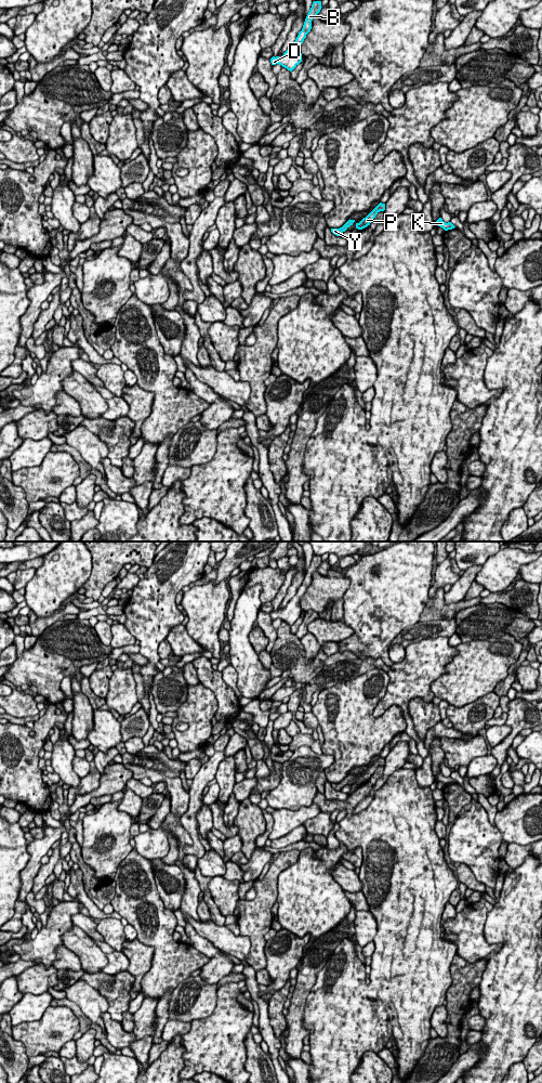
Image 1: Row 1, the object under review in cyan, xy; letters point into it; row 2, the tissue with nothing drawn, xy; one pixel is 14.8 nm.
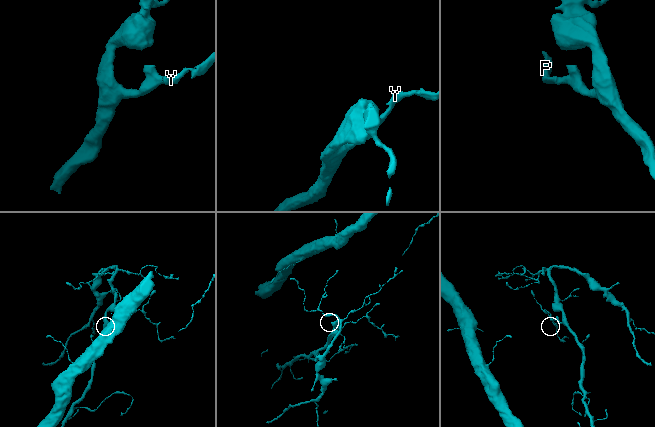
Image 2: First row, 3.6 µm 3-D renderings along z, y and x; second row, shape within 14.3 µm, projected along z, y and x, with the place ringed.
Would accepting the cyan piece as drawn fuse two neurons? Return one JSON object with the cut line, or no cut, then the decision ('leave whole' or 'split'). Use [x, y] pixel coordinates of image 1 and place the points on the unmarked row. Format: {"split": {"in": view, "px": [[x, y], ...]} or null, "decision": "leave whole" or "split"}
{"split": null, "decision": "leave whole"}

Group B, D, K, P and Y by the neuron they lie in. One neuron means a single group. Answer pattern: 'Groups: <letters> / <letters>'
Groups: B D K P Y

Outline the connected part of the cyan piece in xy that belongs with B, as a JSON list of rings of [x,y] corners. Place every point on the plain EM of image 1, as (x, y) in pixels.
[[[321,556],[313,557],[312,562],[305,573],[303,583],[299,587],[295,596],[288,602],[281,612],[273,611],[270,613],[272,619],[279,618],[288,625],[292,626],[302,616],[301,599],[306,592],[306,589],[312,584],[313,573],[317,572],[317,569],[320,566],[321,562]]]

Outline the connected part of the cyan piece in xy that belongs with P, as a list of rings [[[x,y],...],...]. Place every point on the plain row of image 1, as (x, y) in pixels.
[[[380,757],[366,772],[363,772],[359,778],[356,778],[356,783],[362,784],[370,780],[372,774],[380,766],[385,765],[385,758]]]

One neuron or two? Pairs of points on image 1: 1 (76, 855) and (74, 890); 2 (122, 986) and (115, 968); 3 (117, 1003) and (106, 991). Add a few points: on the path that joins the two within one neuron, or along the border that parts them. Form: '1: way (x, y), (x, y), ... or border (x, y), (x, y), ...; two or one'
1: border (79, 868), (82, 873), (82, 885), (86, 892); two
2: way (122, 981), (119, 973); one
3: way (115, 1000), (109, 994); one

